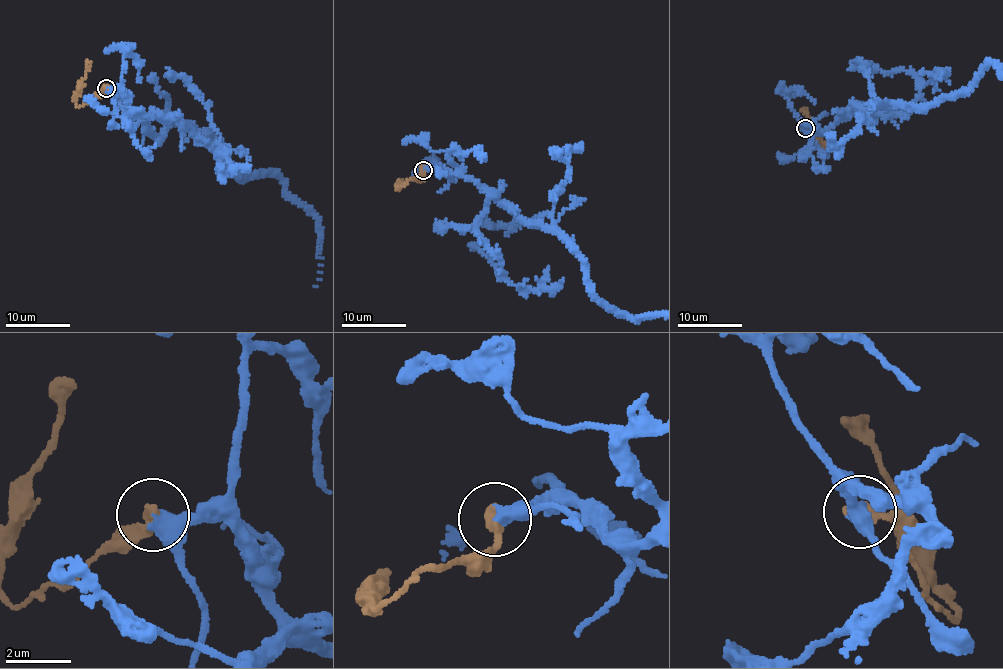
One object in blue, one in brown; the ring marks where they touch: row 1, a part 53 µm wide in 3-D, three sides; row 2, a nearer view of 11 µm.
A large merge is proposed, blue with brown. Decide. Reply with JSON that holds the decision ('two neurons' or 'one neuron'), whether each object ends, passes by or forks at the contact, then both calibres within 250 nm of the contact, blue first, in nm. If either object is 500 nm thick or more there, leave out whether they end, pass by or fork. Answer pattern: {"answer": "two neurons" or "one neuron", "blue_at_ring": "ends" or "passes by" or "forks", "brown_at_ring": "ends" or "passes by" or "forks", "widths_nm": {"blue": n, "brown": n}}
{"answer": "one neuron", "blue_at_ring": "passes by", "brown_at_ring": "ends", "widths_nm": {"blue": 340, "brown": 360}}

